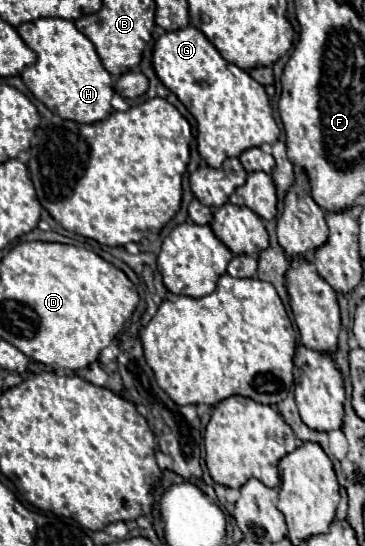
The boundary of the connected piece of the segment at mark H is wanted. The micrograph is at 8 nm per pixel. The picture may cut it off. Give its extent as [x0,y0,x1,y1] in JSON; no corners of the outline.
[17,18,115,124]

